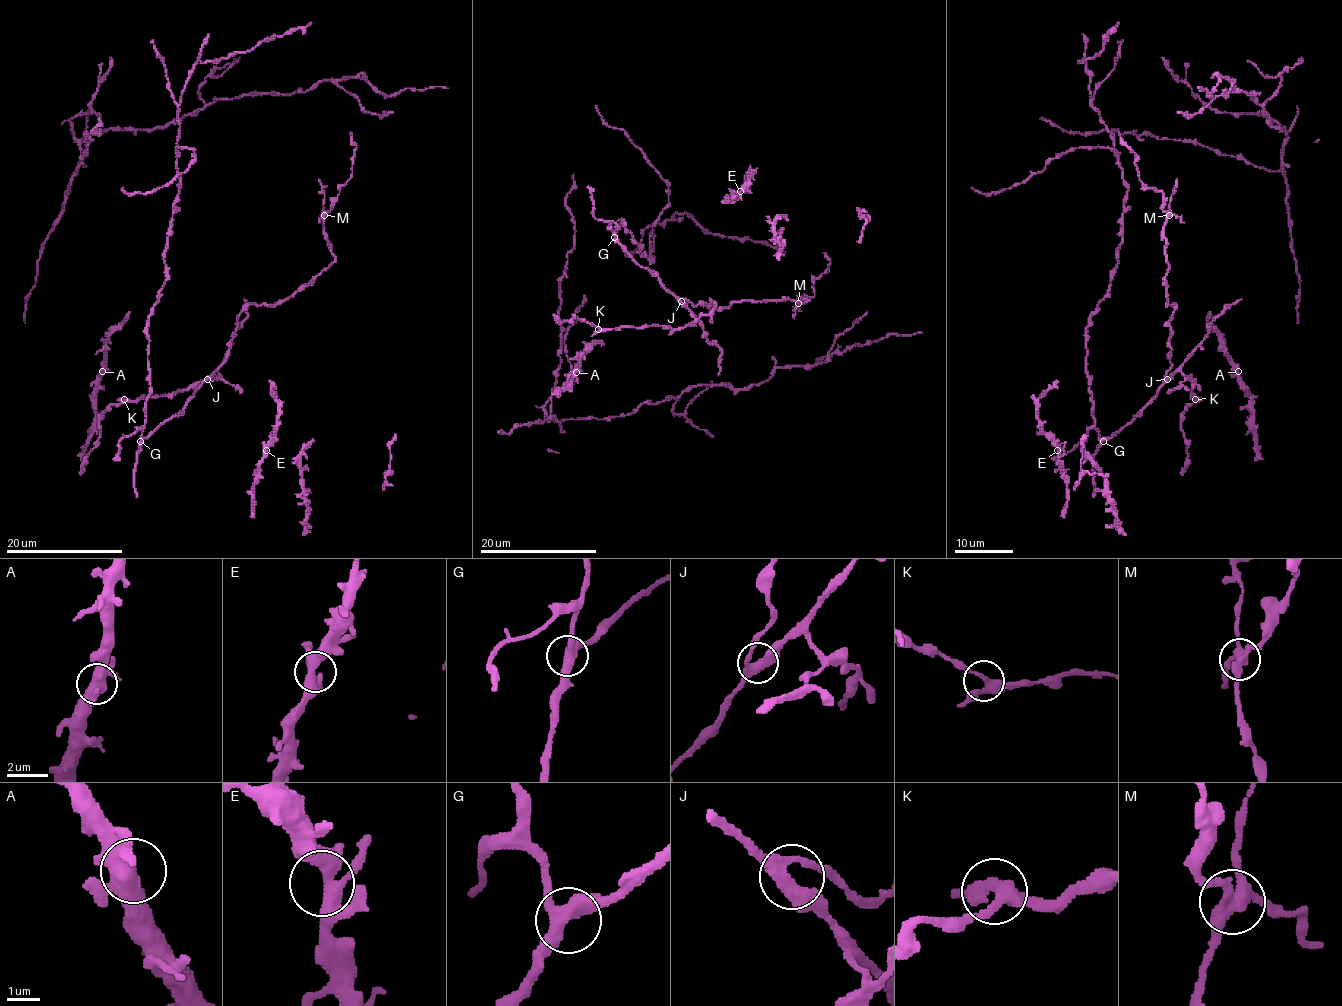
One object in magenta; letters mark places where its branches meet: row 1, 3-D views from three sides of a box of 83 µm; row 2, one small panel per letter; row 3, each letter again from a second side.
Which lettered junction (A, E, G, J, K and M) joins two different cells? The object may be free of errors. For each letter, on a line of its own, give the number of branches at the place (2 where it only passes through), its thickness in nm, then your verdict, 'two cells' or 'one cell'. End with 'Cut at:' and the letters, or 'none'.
A: 4 | 460 nm | one cell
E: 4 | 420 nm | one cell
G: 3 | 400 nm | one cell
J: 3 | 380 nm | one cell
K: 3 | 360 nm | one cell
M: 4 | 380 nm | two cells
Cut at: M

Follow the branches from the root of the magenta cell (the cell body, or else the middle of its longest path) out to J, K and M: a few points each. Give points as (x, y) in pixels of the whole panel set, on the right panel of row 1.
J: (1114, 149), (1127, 189), (1123, 235), (1110, 289), (1086, 329), (1098, 436), (1119, 433), (1167, 379)
K: (1114, 149), (1127, 199), (1110, 289), (1086, 329), (1094, 428), (1111, 438), (1177, 371), (1195, 380), (1195, 399)
M: (1114, 149), (1127, 189), (1123, 235), (1110, 289), (1086, 329), (1101, 438), (1142, 409), (1171, 365), (1168, 215)

